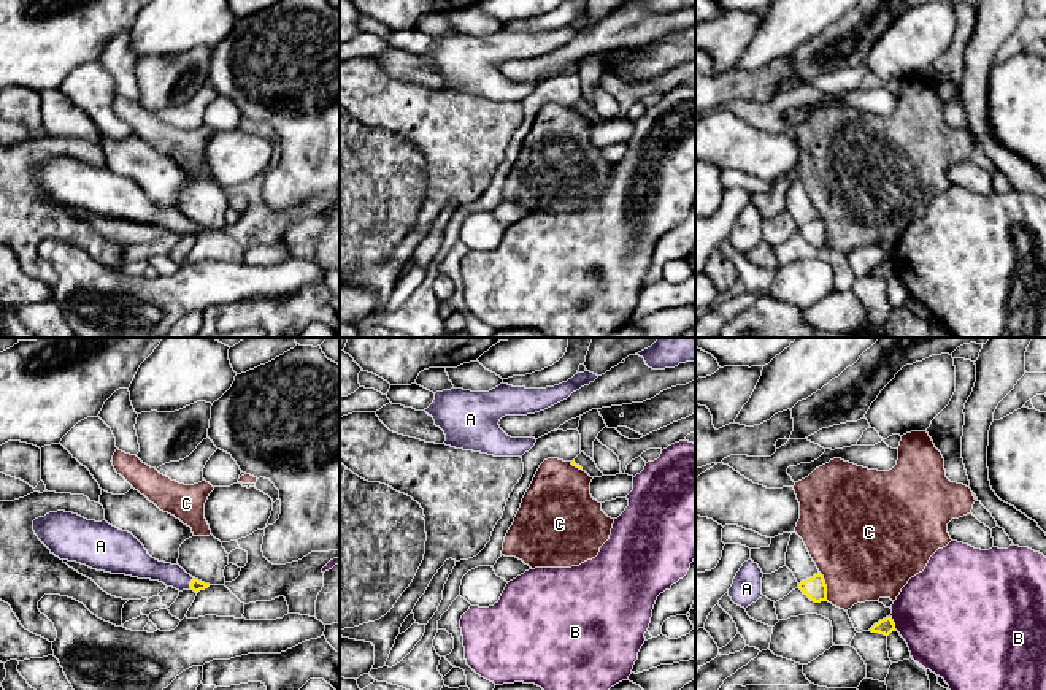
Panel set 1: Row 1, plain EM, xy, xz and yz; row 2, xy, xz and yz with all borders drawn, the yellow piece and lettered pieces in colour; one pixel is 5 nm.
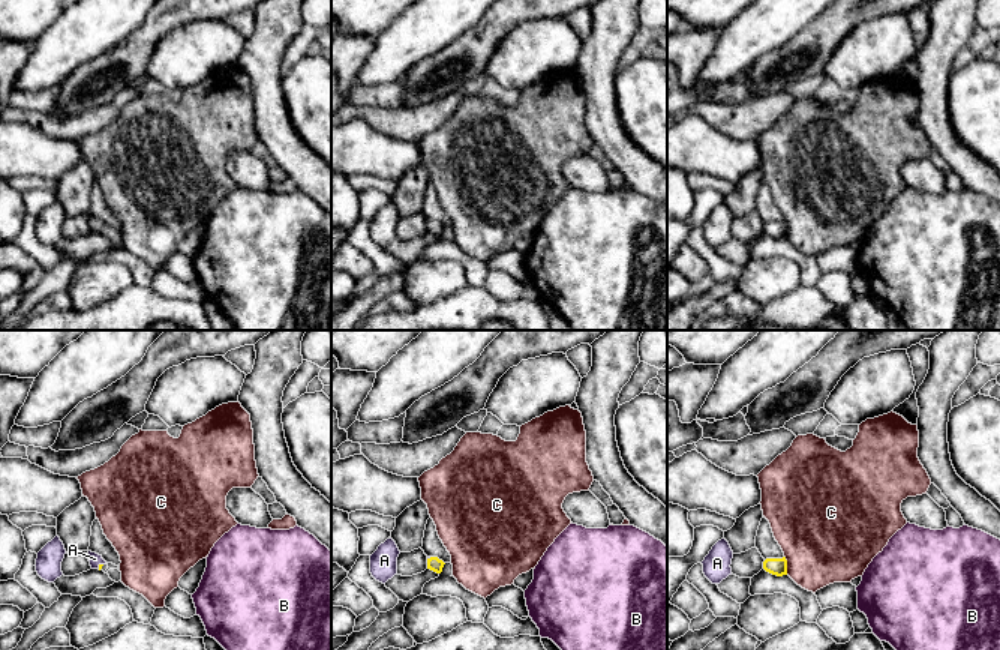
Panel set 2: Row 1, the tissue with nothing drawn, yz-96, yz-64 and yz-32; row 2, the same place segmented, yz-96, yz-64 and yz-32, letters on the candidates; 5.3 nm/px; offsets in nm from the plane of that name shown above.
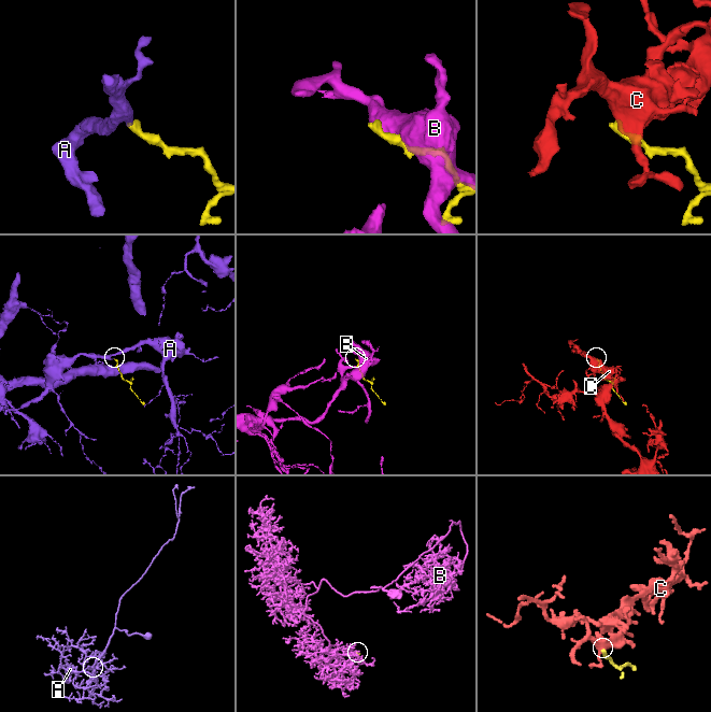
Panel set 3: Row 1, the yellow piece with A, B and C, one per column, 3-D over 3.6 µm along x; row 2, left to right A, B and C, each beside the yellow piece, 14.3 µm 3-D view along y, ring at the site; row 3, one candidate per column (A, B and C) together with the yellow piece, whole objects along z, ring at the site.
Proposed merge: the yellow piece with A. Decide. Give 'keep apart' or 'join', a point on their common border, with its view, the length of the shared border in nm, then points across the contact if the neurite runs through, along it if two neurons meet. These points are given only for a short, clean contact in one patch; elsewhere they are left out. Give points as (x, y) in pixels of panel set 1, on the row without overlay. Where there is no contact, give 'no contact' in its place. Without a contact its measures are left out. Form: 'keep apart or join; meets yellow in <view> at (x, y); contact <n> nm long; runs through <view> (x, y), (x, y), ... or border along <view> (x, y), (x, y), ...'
join; meets yellow in xy at (191, 227); contact 60 nm long; runs through xy (196, 229), (191, 227), (145, 211)

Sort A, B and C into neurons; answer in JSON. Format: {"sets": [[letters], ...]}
{"sets": [["A"], ["B"], ["C"]]}

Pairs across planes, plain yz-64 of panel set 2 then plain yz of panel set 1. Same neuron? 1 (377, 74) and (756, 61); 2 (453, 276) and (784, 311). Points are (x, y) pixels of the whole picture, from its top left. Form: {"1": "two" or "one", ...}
{"1": "one", "2": "two"}

